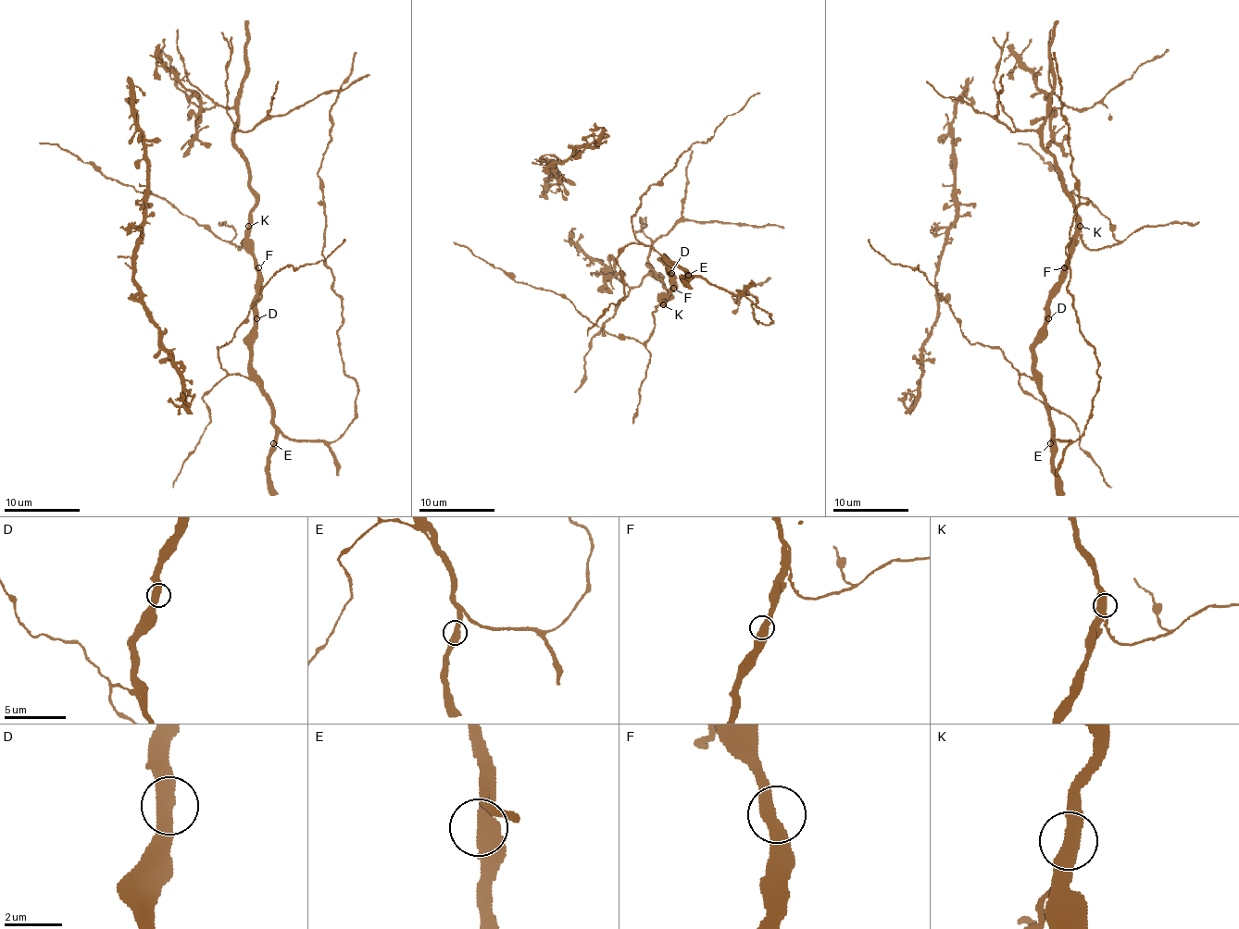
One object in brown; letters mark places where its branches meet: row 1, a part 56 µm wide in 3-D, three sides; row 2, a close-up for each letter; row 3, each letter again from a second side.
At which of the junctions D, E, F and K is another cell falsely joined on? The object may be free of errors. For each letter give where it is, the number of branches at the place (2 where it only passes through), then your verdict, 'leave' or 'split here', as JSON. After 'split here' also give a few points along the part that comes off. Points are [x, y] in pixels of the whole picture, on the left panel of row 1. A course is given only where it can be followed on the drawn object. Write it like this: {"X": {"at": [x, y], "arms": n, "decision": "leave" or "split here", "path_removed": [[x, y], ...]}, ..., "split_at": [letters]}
{"D": {"at": [256, 318], "arms": 2, "decision": "leave"}, "E": {"at": [273, 443], "arms": 2, "decision": "leave"}, "F": {"at": [258, 267], "arms": 2, "decision": "leave"}, "K": {"at": [248, 226], "arms": 2, "decision": "leave"}, "split_at": []}

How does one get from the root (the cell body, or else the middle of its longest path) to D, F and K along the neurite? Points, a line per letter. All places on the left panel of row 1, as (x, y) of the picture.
D: (253, 256), (256, 271), (256, 318)
F: (253, 256), (258, 267)
K: (253, 256), (249, 226)

